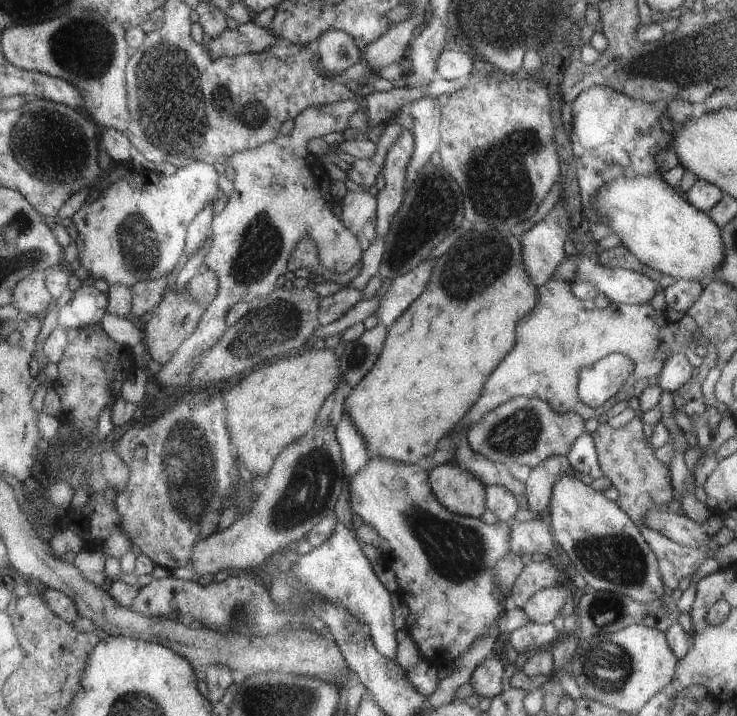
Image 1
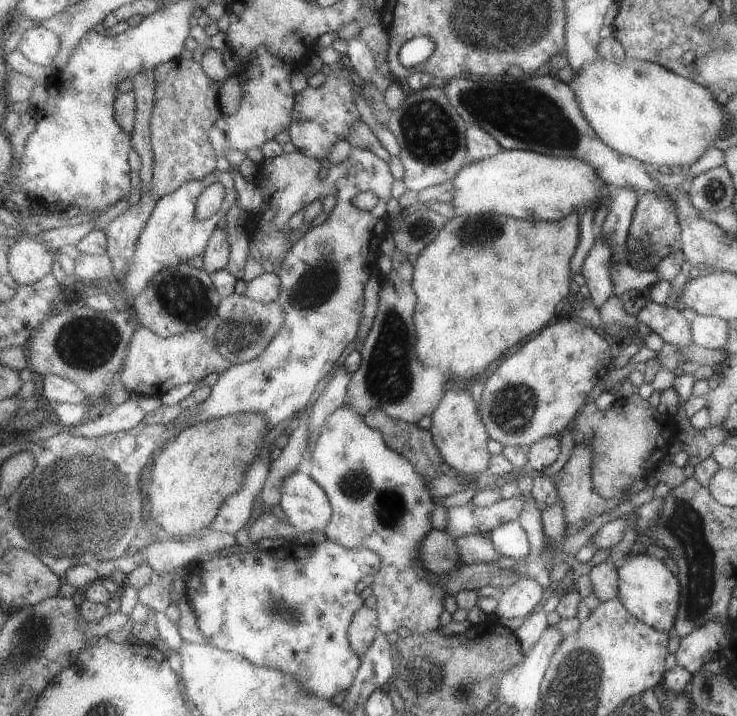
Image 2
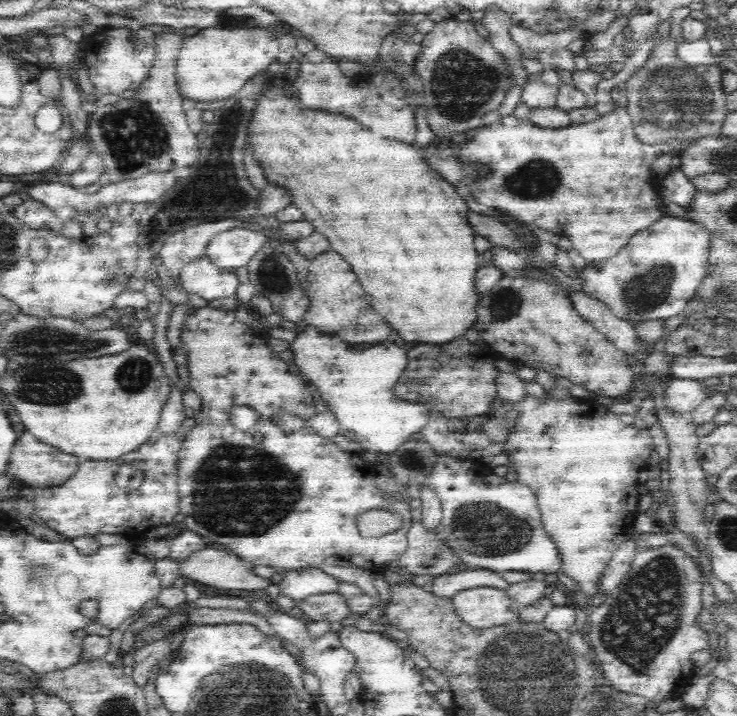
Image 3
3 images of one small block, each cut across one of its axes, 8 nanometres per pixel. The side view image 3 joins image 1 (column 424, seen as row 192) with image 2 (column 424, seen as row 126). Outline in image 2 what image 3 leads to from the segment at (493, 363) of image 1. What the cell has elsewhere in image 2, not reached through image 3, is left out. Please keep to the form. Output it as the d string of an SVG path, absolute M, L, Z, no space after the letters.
M573 210L561 220L533 222L507 216L451 216L449 224L439 232L435 242L423 250L415 262L417 304L417 356L427 366L449 370L461 380L483 374L491 362L503 358L513 346L525 342L531 332L543 328L553 308L567 296L569 258L581 242L581 210Z

